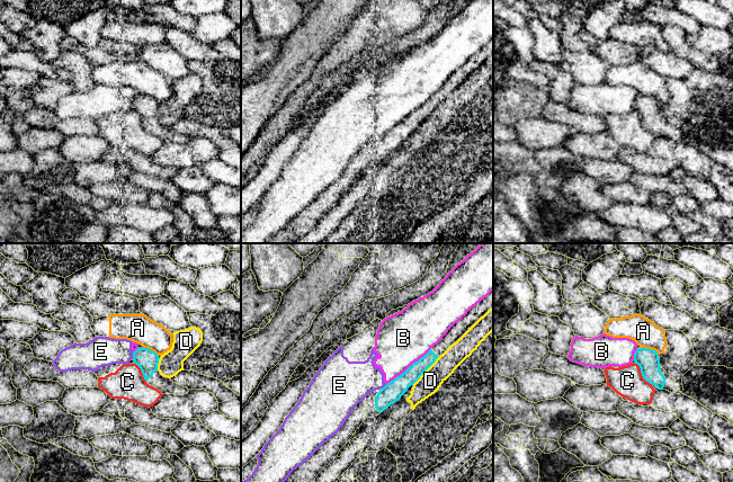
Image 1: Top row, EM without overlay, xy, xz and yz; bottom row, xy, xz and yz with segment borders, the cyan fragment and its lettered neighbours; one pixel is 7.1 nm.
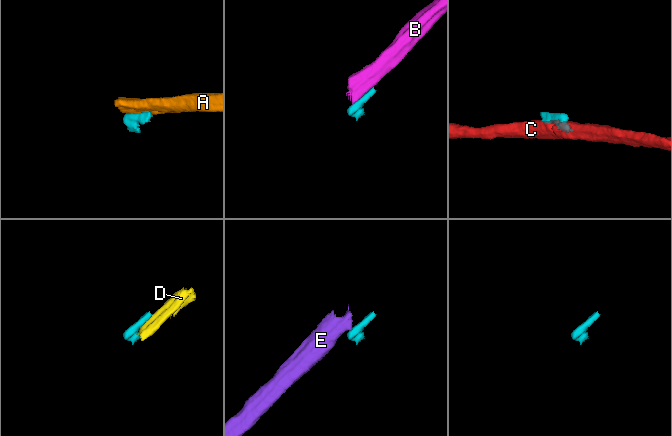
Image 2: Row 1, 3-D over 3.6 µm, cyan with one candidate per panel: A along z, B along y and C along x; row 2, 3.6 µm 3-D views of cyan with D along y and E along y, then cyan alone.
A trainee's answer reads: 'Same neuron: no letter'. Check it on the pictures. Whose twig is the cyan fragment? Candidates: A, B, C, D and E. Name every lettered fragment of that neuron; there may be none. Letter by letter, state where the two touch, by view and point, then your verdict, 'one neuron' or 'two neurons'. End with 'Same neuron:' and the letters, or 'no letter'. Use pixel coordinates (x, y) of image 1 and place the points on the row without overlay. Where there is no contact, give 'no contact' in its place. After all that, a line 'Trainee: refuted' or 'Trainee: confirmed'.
A: meets cyan in xy at (150, 97); two neurons
B: meets cyan in xz at (409, 115); two neurons
C: meets cyan in yz at (642, 123); two neurons
D: meets cyan in xz at (426, 117); two neurons
E: meets cyan in xy at (133, 104); two neurons
Same neuron: no letter
Trainee: confirmed

